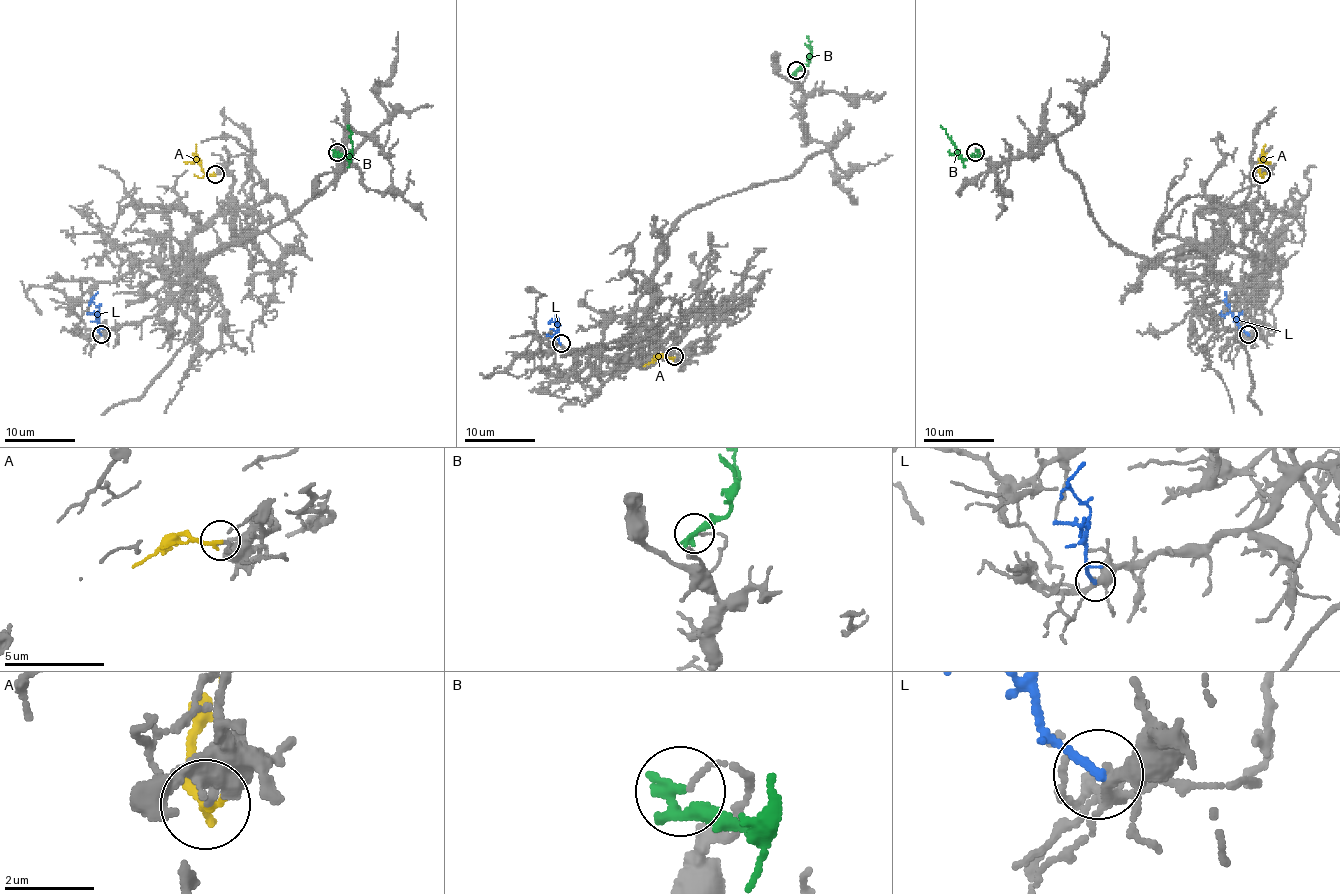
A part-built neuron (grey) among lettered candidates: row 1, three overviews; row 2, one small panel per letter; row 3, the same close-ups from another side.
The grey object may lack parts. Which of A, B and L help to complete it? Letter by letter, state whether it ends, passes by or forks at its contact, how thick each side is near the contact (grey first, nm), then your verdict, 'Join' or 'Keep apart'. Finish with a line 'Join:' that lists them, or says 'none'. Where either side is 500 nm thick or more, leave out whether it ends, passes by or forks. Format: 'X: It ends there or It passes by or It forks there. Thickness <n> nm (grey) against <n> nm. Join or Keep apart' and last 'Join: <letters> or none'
A: It ends there. Thickness 260 nm (grey) against 200 nm. Join
B: It ends there. Thickness 100 nm (grey) against 280 nm. Keep apart
L: It ends there. Thickness 240 nm (grey) against 180 nm. Keep apart
Join: A

